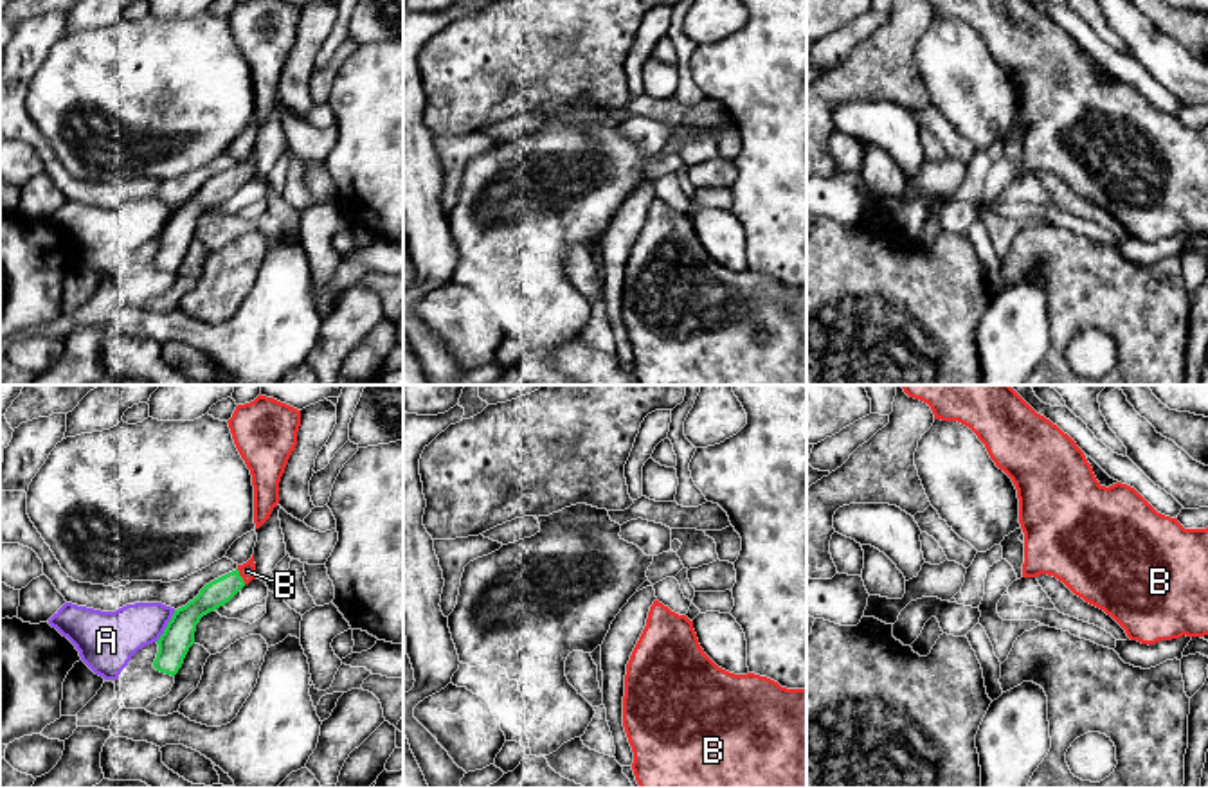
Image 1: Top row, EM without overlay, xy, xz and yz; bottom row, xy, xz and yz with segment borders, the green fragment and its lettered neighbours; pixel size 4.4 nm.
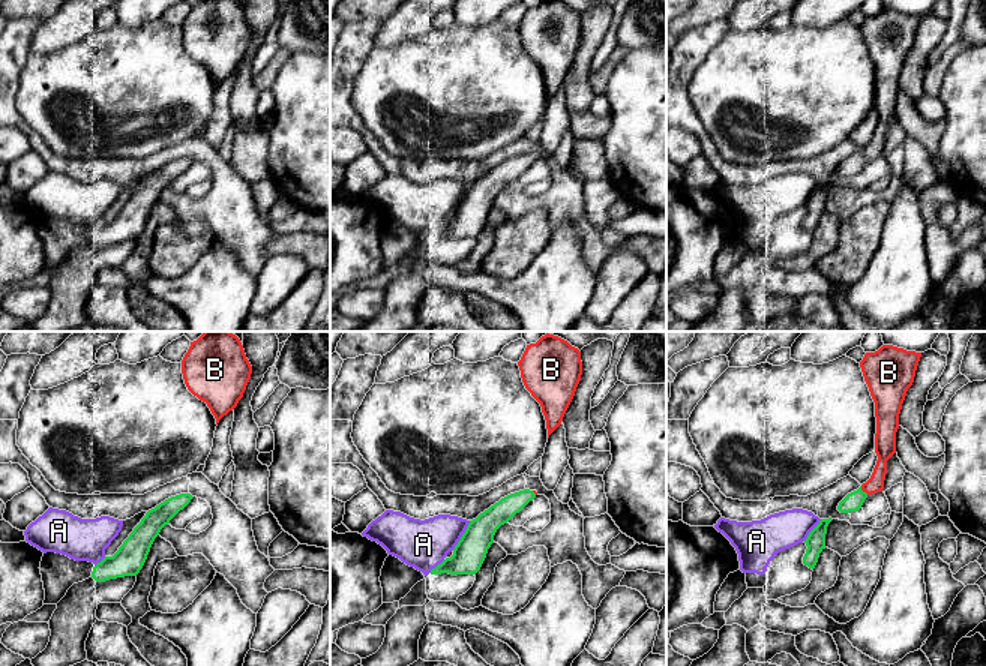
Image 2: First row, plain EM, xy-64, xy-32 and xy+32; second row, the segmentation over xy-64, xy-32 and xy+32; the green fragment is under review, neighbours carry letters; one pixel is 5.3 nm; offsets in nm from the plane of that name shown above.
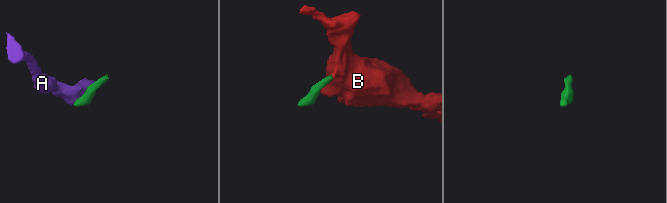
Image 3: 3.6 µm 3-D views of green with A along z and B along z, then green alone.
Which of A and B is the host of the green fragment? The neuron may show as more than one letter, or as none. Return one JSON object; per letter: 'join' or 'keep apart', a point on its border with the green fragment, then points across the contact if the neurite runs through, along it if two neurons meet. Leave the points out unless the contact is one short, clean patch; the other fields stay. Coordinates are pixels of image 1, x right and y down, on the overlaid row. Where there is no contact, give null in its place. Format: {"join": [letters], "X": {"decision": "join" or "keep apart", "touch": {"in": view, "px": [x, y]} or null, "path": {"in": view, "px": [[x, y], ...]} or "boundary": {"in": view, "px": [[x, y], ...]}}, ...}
{"join": ["B"], "A": {"decision": "keep apart", "touch": {"in": "xy", "px": [166, 626]}, "boundary": {"in": "xy", "px": [[175, 610], [155, 641]]}}, "B": {"decision": "join", "touch": {"in": "xy", "px": [240, 576]}, "path": {"in": "xy", "px": [[220, 590], [240, 576], [247, 571]]}}}

